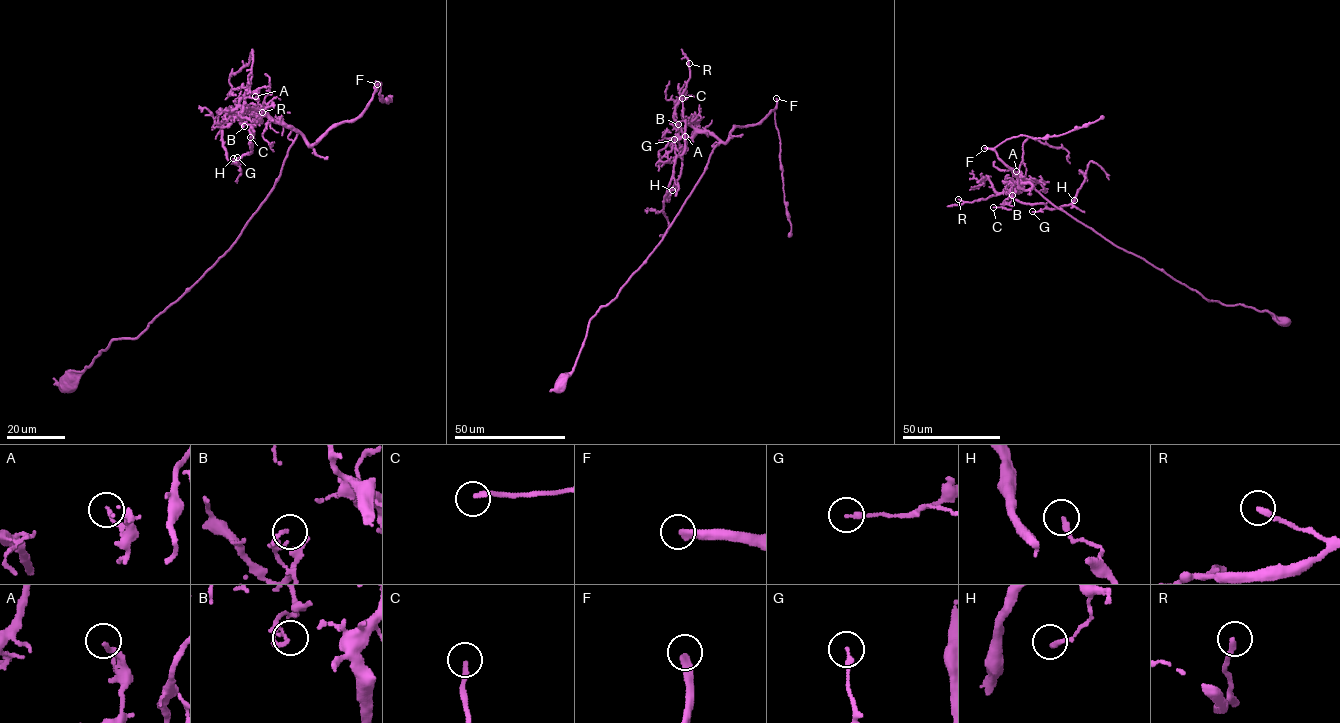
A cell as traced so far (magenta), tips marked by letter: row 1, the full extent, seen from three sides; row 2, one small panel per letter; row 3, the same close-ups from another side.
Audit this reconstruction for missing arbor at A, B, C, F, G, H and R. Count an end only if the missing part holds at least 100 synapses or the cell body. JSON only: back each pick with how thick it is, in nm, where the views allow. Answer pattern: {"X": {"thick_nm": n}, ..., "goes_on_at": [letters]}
{"F": {"thick_nm": 320}, "goes_on_at": ["F"]}

